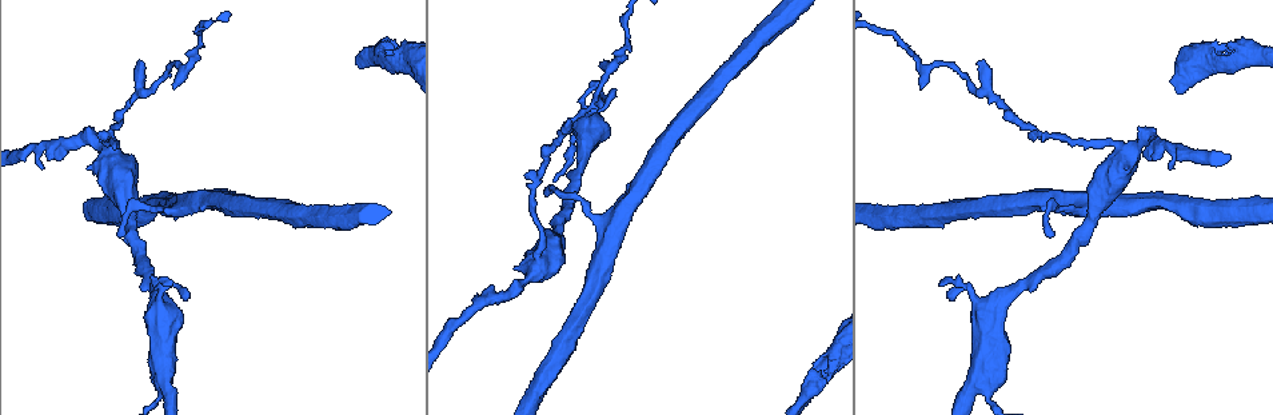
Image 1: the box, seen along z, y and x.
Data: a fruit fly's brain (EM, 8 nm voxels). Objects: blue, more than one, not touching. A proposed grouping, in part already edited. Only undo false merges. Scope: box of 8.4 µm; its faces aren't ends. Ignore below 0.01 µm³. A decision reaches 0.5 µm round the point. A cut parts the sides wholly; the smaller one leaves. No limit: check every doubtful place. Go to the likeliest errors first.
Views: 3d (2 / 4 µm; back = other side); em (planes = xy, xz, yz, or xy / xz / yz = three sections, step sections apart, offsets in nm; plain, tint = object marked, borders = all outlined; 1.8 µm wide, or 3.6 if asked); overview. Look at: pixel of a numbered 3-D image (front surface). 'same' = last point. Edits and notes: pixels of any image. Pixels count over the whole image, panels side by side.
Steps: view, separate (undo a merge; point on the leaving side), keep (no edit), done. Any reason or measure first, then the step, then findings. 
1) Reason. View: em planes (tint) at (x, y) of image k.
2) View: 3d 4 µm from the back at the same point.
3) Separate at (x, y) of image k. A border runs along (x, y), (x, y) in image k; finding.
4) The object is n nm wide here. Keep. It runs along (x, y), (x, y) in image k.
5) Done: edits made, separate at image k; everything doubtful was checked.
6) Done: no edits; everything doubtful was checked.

Arms part here. View: 3d 2 µm at (140, 93) of image 1.

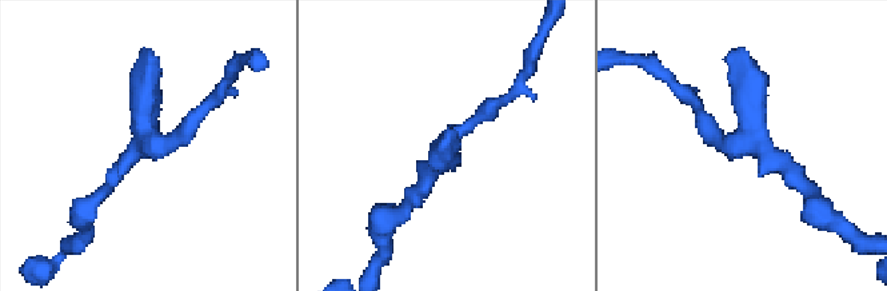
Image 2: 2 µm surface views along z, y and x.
Now the EM. View: em planes (tint) at (438, 162) of image 2.

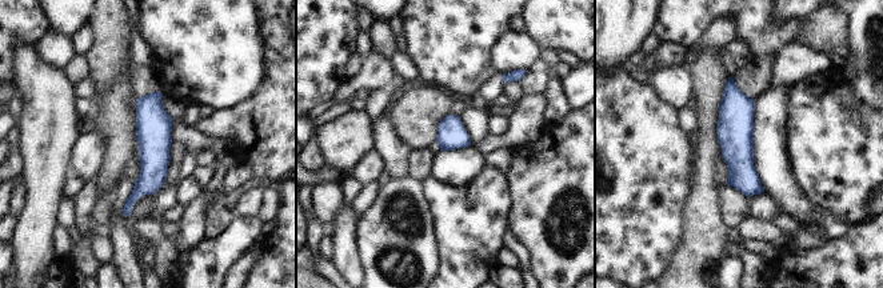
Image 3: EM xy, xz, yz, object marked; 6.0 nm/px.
Keep. It runs along (158, 95), (152, 176), (126, 211) in image 3; all the same neuron.

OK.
Three arms meet. View: em 3.6 µm yz step 16 (tint) at (160, 372) of image 1.

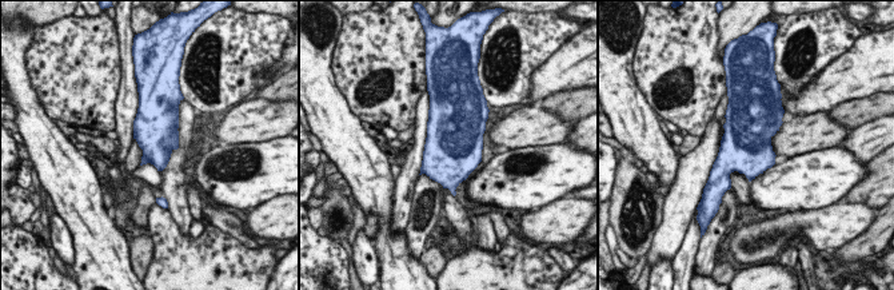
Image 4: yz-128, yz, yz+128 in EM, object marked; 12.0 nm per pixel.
Another direction. View: em 3.6 µm xy step 8 (borders) at the same point.

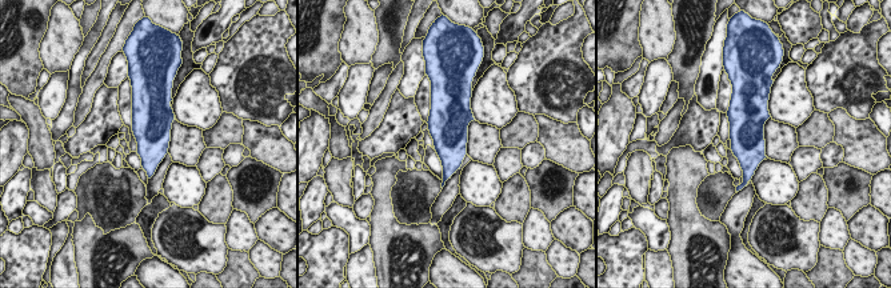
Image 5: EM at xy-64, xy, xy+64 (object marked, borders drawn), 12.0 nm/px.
Keep. One neuron here.

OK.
View: em 3.6 µm xy step 16 (tint) at (809, 389) of image 1.

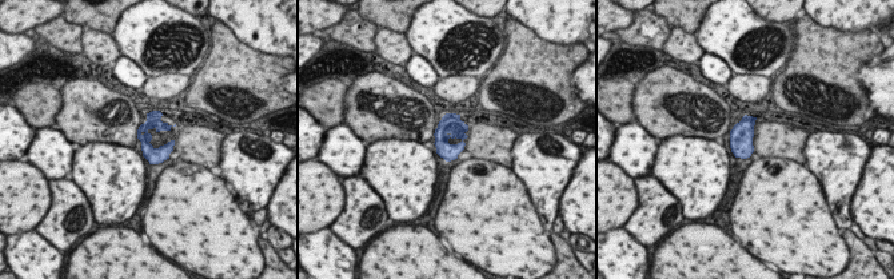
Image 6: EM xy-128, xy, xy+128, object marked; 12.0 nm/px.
Keep. It runs along (156, 114), (146, 128), (152, 160) in image 6; one neuron here.

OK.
A fork. View: em 3.6 µm planes (plain) at (113, 155) of image 1.

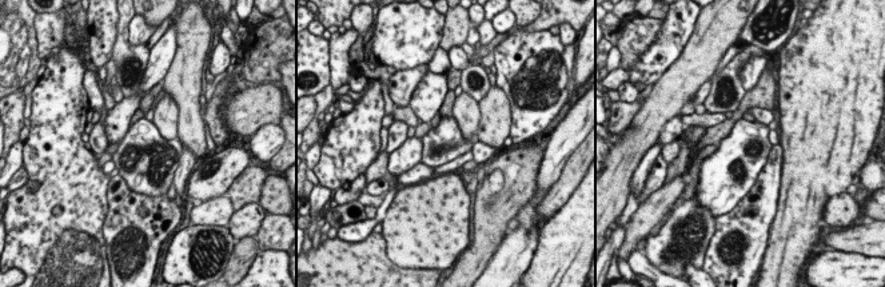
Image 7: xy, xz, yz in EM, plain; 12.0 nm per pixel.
With the object marked. View: em 3.6 µm planes (tint) at the same point.

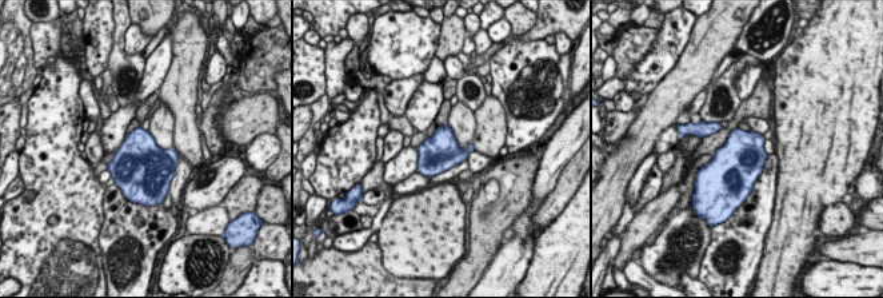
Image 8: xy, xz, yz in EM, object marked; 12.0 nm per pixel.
Keep. One neuron here.

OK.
Done: no edits; everything doubtful was checked.

